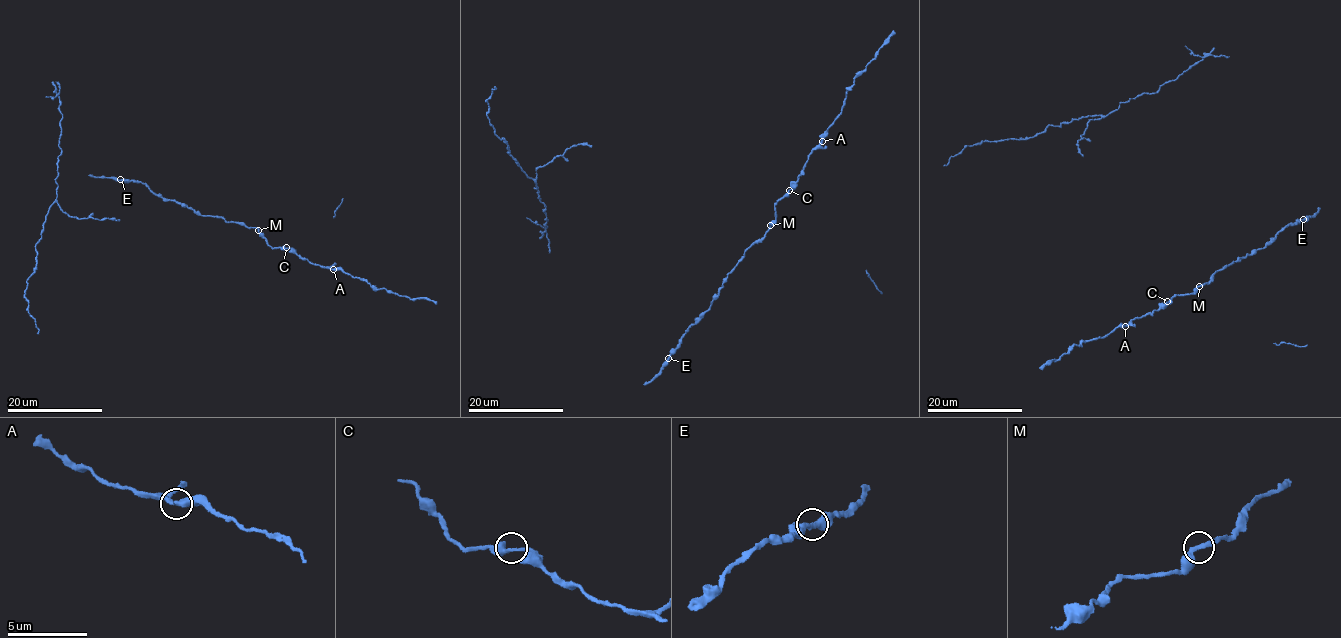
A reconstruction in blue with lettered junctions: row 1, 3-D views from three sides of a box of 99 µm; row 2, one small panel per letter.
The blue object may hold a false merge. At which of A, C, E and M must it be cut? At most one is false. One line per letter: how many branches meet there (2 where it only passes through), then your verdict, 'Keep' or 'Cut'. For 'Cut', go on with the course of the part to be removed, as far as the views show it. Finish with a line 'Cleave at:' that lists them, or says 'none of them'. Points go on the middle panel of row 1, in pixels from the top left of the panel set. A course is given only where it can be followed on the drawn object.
A: Branches: 2. Keep
C: Branches: 2. Keep
E: Branches: 2. Keep
M: Branches: 2. Keep
Cleave at: none of them

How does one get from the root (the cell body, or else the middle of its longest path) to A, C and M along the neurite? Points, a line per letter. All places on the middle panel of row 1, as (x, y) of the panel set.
A: (672, 348), (688, 326), (709, 308), (744, 252), (775, 220), (774, 205), (793, 187), (809, 154), (821, 141)
C: (672, 348), (677, 346), (688, 326), (709, 308), (723, 280), (744, 252), (775, 220), (774, 205), (789, 190)
M: (672, 348), (677, 346), (688, 326), (709, 308), (723, 280), (770, 225)

